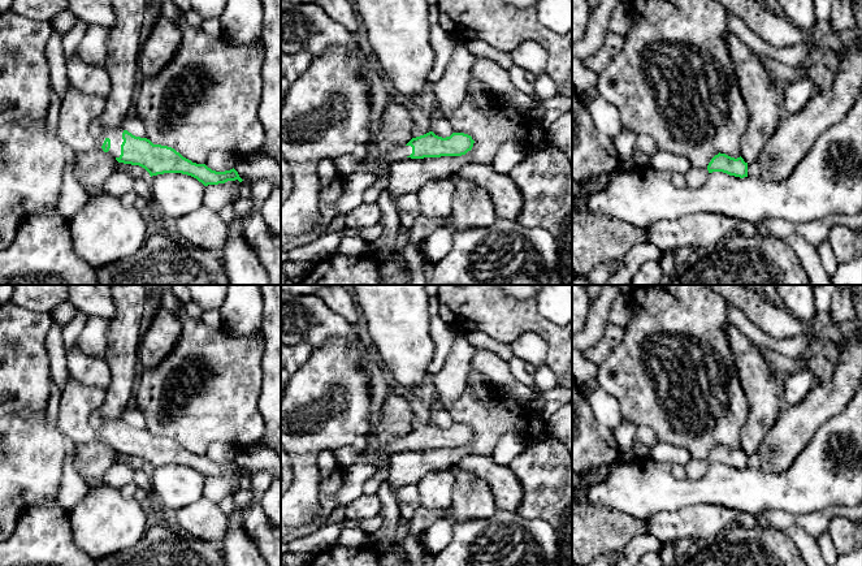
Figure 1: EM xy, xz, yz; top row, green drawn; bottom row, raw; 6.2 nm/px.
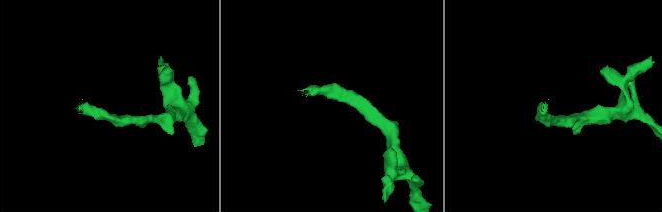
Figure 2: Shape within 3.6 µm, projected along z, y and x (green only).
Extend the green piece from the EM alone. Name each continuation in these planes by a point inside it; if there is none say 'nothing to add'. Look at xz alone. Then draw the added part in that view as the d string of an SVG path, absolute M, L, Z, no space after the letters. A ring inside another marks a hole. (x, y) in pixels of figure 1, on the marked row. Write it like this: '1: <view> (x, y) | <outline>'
1: xz (386, 160) | M402 146L400 148L397 148L395 151L391 151L380 157L377 161L373 163L373 167L376 169L389 168L394 161L404 159L411 154L412 154L411 146Z

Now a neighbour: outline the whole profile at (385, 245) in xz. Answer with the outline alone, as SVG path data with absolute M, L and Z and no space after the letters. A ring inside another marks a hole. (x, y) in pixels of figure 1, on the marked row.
M387 191L380 194L377 204L382 212L380 220L382 234L376 241L367 243L367 252L364 255L381 262L385 258L391 258L395 252L397 238L402 225L393 196Z

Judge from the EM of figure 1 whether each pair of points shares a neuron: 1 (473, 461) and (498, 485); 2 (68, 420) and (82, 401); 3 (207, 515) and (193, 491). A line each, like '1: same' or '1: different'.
1: same
2: same
3: different

